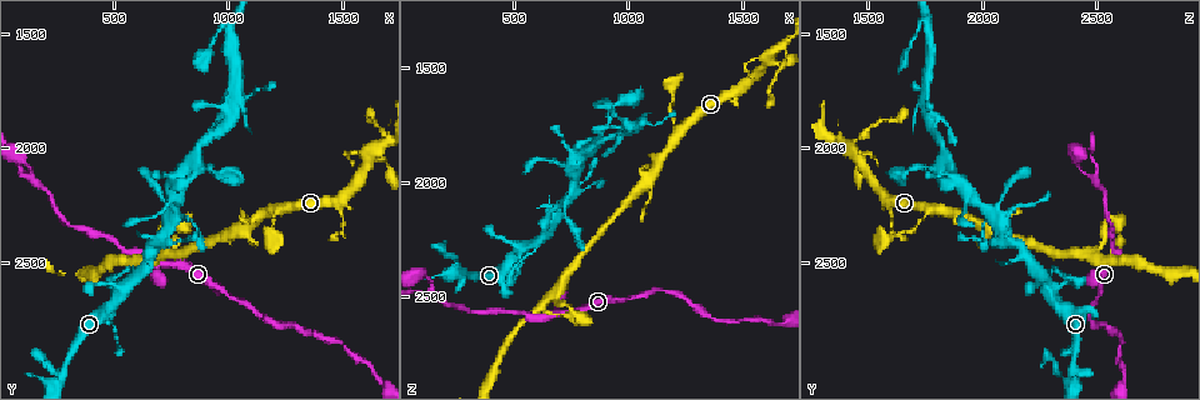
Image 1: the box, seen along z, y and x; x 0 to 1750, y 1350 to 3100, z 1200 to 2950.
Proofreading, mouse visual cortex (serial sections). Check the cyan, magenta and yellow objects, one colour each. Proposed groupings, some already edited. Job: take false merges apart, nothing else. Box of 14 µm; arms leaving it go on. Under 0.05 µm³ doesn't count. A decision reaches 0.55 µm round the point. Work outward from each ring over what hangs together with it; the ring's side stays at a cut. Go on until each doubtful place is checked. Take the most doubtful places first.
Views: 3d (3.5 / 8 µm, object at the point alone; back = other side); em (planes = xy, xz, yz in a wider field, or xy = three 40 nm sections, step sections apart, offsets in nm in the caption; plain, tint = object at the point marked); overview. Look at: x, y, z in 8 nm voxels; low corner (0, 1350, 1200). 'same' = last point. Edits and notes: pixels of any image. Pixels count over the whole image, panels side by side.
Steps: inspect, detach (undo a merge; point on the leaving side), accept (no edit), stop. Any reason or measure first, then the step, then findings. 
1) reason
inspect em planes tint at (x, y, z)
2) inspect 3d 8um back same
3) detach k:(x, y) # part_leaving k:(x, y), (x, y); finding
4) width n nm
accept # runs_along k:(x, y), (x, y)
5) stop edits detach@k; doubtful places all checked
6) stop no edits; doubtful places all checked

sharp bend
inspect 3d 8um at (700, 2500, 2570)

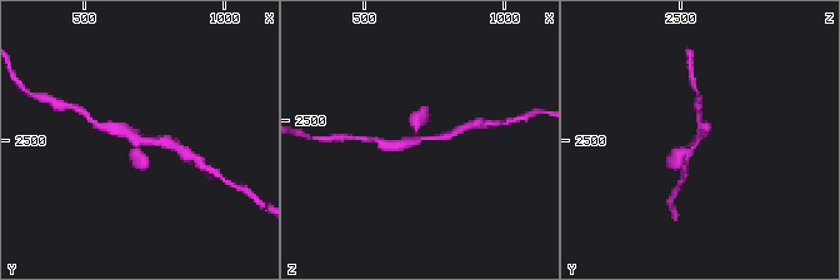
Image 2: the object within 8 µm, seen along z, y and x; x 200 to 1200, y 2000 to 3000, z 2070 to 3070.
arms 3; arm_widths 200, 300, 300 nm
inspect em planes tint at (690, 2500, 2570)

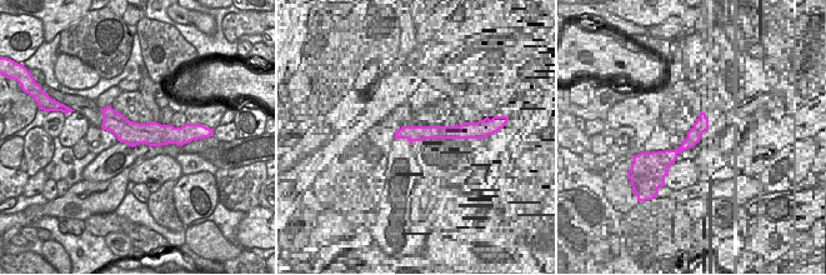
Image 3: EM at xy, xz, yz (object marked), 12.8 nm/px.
accept # runs_along 3:(105, 111), (129, 133), (176, 131); continuous, no second cell

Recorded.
inspect 3d 3.5um at (130, 2130, 2490)

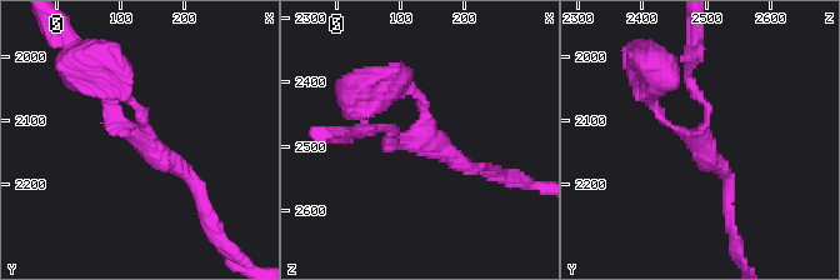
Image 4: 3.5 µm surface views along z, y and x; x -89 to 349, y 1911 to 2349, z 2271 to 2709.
arms 3; arm_widths 100, 150, 200 nm
inspect em xy step 2 tint at (135, 2130, 2490)

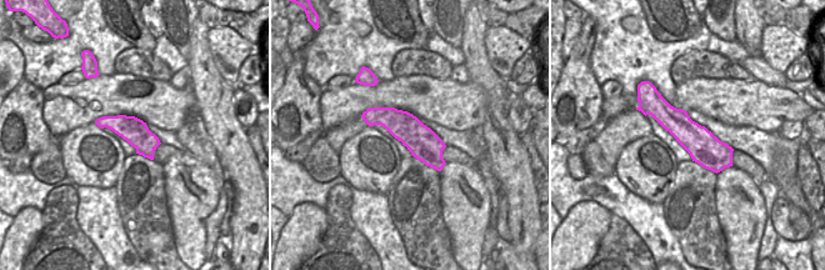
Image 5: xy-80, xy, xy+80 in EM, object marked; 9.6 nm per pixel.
cut it another way
inspect em planes tint same

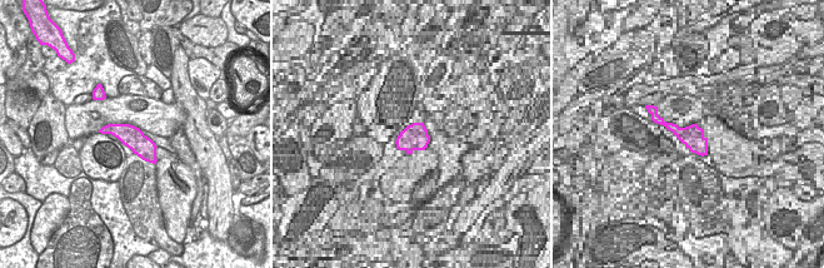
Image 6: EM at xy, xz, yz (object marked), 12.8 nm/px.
width 280 nm
accept # runs_along 4:(200, 195), (120, 91); all the same cell

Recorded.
inspect 3d 3.5um back at (1010, 1860, 1750)

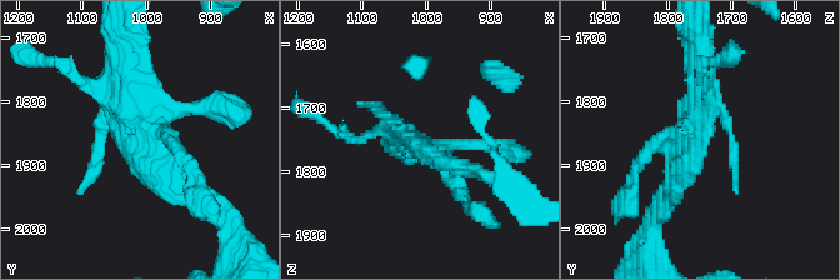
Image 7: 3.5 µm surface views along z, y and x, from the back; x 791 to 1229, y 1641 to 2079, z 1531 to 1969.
shape alone is not enough
inspect em planes tint at (1005, 1855, 1765)

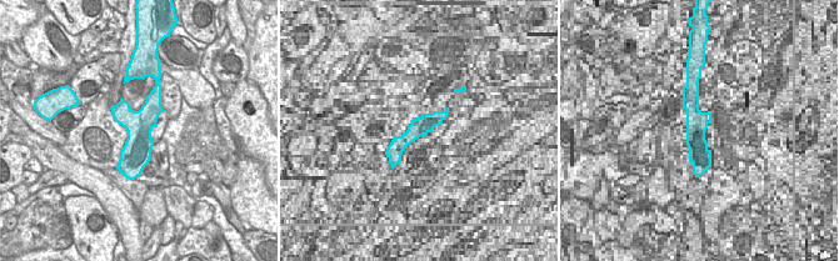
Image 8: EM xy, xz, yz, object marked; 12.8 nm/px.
width 360 nm
accept # runs_along 8:(154, 94), (139, 125), (135, 170); all the same cell

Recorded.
three-way junction
inspect em xy step 3 tint at (260, 3000, 2340)

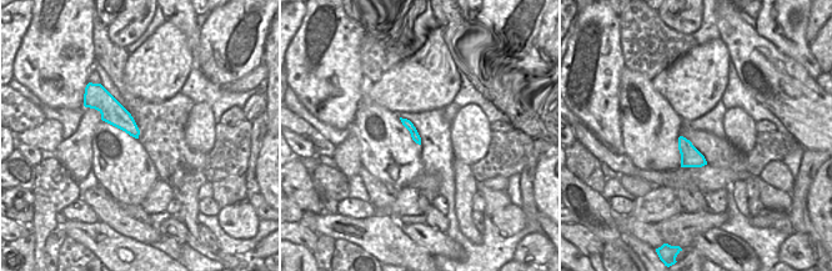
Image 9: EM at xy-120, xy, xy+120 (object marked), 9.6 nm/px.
see where the arms go
inspect 3d 3.5um back same

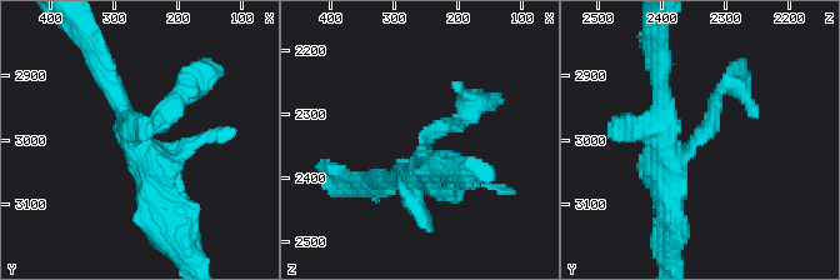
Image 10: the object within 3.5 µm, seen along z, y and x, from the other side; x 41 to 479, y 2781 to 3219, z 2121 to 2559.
accept # runs_along 10:(404, 176), (469, 106); continuous, no second cell

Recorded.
stop no edits; doubtful places all checked

